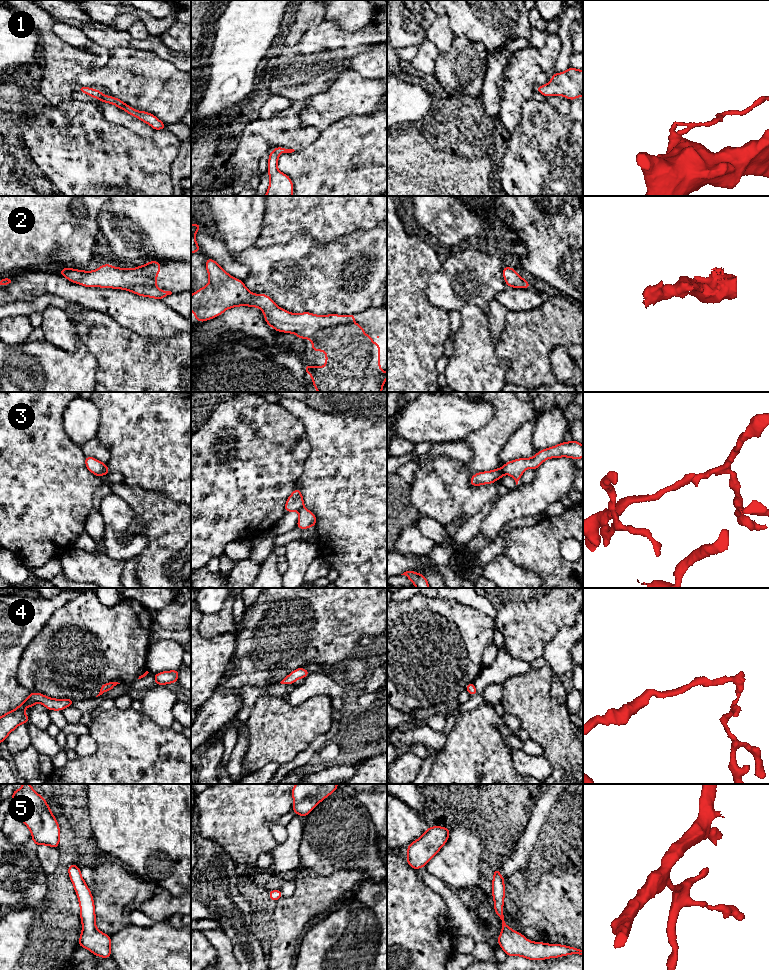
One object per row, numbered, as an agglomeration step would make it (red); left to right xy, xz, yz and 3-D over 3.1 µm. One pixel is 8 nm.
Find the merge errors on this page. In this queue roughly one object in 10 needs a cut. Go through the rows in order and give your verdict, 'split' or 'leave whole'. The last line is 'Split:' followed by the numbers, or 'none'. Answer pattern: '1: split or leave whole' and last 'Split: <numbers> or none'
1: leave whole
2: leave whole
3: split
4: leave whole
5: leave whole
Split: 3

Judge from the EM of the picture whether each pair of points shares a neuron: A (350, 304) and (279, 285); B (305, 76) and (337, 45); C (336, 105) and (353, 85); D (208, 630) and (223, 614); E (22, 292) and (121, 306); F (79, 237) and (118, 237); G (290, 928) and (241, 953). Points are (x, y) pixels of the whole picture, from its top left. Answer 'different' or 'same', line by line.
A: same
B: same
C: same
D: same
E: same
F: different
G: different

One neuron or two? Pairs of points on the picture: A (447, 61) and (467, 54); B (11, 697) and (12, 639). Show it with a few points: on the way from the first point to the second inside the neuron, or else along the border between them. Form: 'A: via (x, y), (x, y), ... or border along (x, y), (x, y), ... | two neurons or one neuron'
A: via (452, 61), (460, 61), (462, 59) | one neuron
B: via (10, 683), (10, 653) | one neuron

